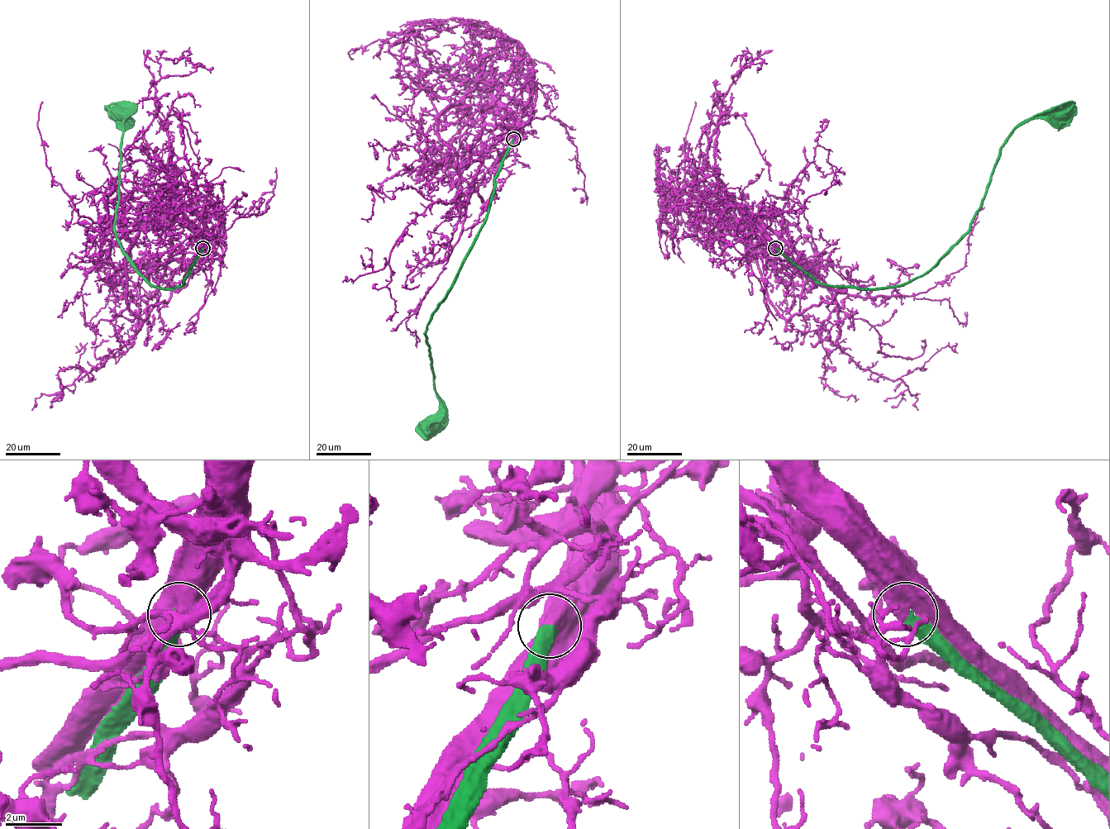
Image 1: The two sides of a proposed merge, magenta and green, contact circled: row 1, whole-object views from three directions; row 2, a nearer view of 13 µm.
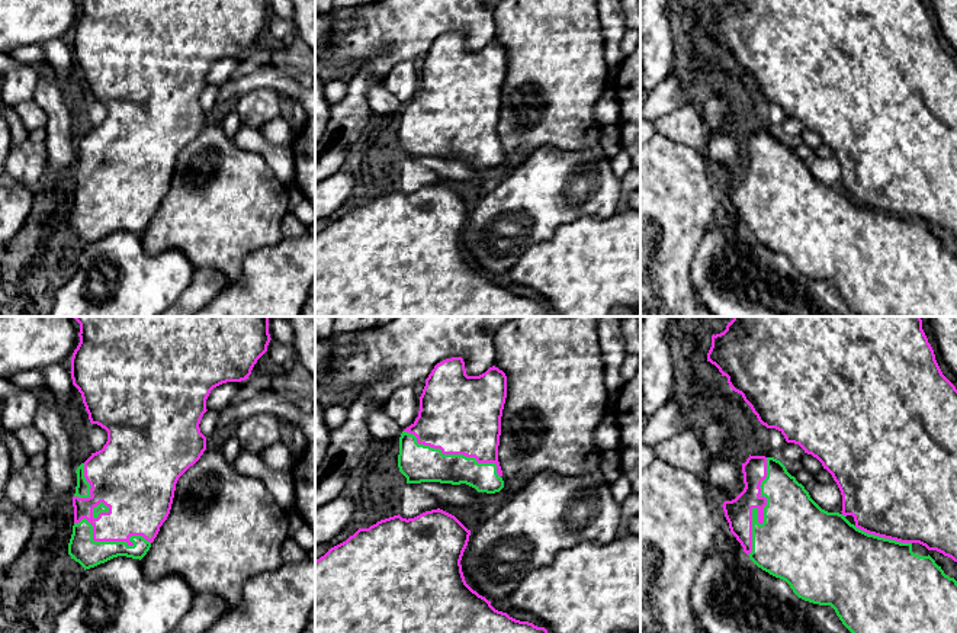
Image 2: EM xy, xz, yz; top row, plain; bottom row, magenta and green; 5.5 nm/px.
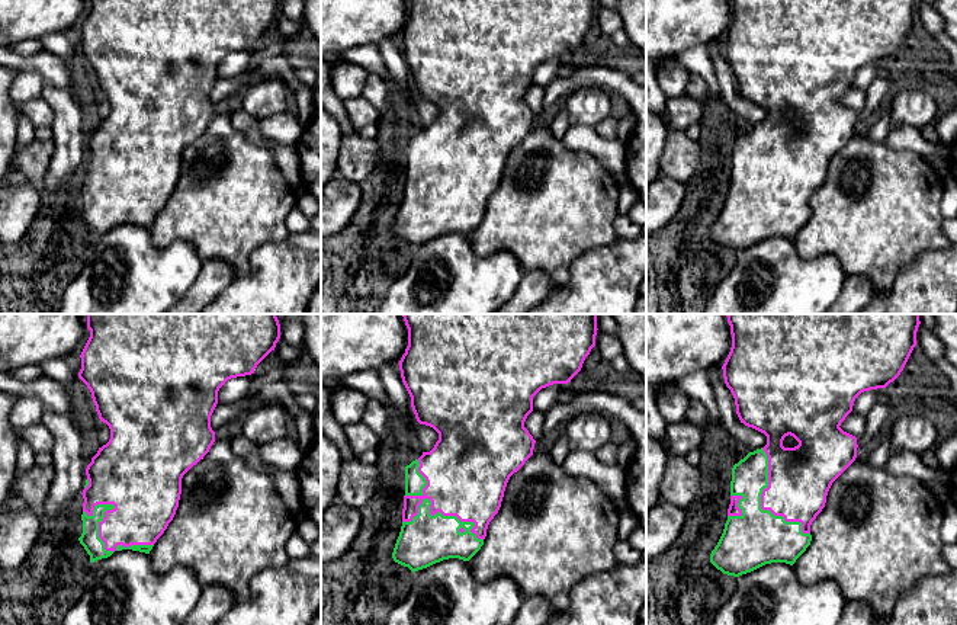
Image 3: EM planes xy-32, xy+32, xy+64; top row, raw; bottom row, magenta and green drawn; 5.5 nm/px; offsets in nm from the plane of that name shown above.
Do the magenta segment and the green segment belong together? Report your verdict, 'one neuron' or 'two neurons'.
one neuron

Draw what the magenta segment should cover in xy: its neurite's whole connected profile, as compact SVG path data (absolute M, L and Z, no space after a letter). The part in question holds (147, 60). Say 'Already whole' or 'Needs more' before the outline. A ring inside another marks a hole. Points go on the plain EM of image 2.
Needs more. M80 0L80 17L71 32L71 54L91 99L107 106L102 125L81 138L73 171L74 200L68 229L84 245L118 231L142 234L167 195L176 158L206 125L199 99L211 65L248 54L270 17L269 0Z

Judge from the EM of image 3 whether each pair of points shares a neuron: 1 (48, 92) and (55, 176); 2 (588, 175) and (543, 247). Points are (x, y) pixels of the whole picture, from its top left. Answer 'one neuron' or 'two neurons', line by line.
1: one neuron
2: one neuron

